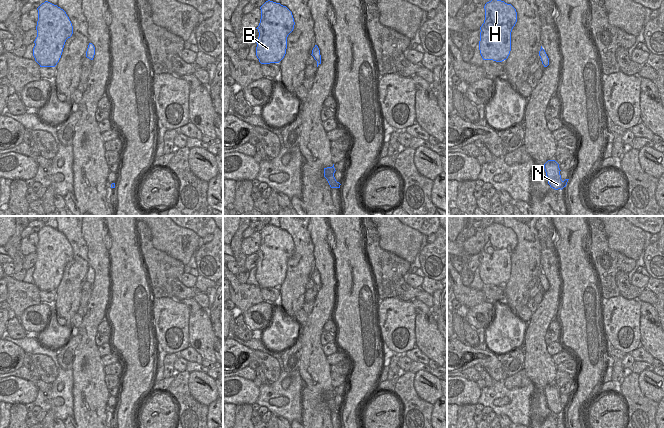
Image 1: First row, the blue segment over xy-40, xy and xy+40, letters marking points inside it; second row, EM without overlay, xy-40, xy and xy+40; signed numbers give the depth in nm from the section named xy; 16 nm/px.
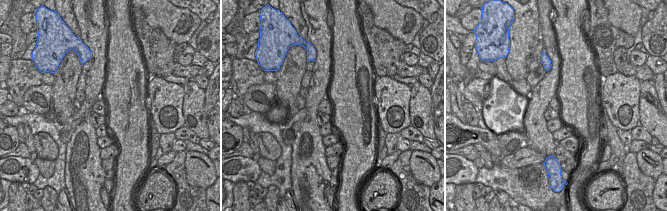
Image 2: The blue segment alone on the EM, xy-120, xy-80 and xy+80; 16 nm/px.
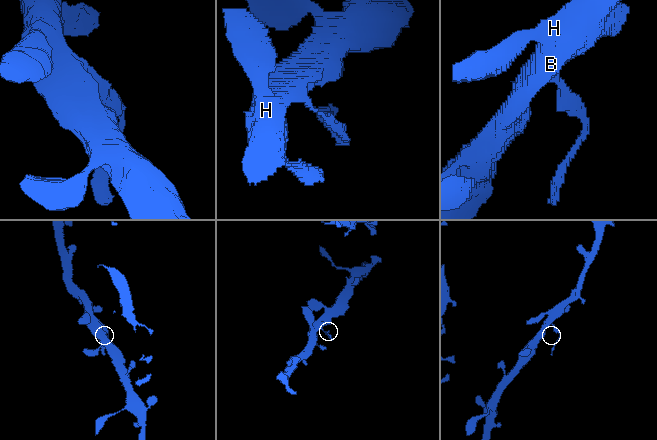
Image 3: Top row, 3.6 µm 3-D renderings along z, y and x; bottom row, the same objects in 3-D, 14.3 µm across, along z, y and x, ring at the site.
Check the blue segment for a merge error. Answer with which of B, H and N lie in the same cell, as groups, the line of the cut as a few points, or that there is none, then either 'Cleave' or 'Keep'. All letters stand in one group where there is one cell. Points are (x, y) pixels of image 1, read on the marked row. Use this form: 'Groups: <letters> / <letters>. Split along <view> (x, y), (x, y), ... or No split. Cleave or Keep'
Groups: B H / N. Split along xy+40 (545, 53), (542, 62). Cleave

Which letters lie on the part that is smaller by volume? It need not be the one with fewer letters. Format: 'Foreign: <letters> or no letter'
Foreign: N

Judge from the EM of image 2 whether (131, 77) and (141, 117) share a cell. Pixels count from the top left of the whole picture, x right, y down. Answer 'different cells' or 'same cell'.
same cell

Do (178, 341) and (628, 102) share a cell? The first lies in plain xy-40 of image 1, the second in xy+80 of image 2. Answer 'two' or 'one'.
one

